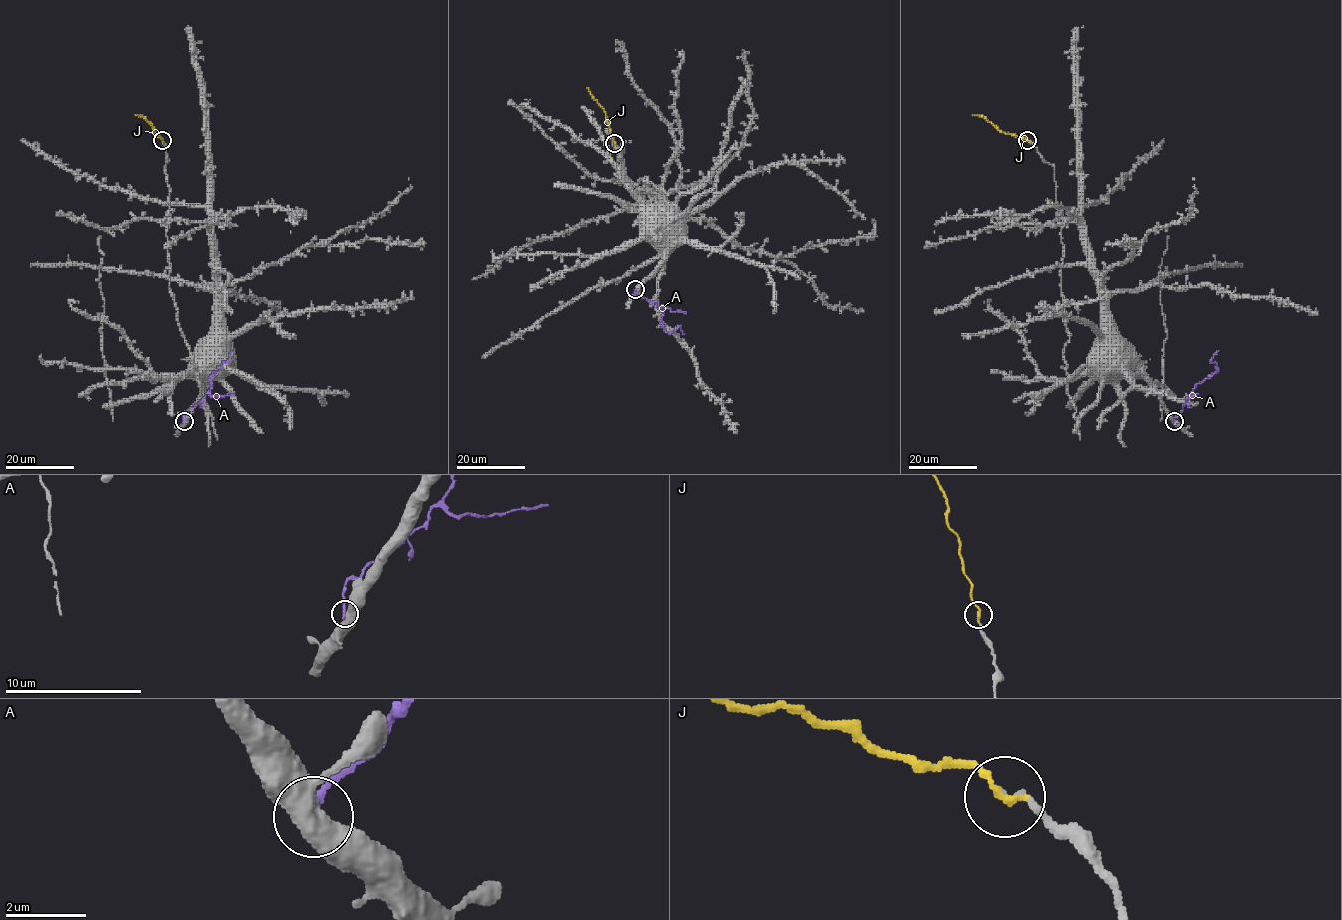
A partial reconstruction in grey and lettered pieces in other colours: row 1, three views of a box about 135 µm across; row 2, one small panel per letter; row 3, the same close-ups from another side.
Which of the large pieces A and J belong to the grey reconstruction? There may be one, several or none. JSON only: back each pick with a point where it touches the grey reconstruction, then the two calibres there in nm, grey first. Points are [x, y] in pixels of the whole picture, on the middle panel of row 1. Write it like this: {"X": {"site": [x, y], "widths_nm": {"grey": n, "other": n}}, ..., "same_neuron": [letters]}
{"same_neuron": []}

